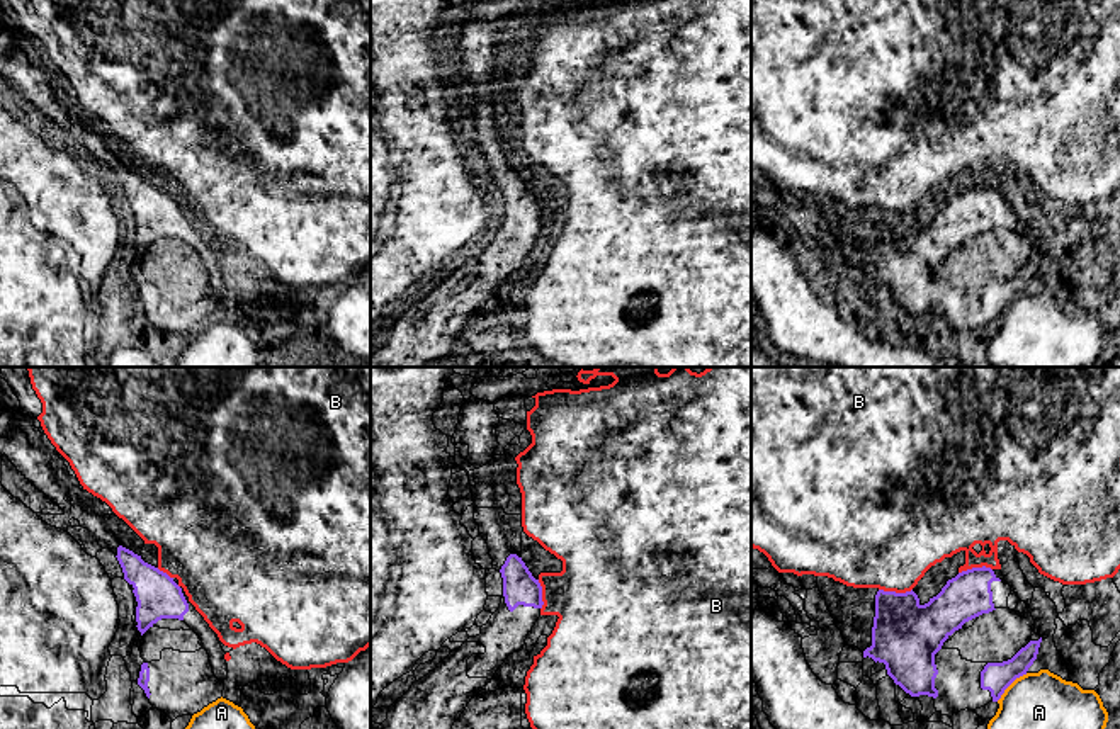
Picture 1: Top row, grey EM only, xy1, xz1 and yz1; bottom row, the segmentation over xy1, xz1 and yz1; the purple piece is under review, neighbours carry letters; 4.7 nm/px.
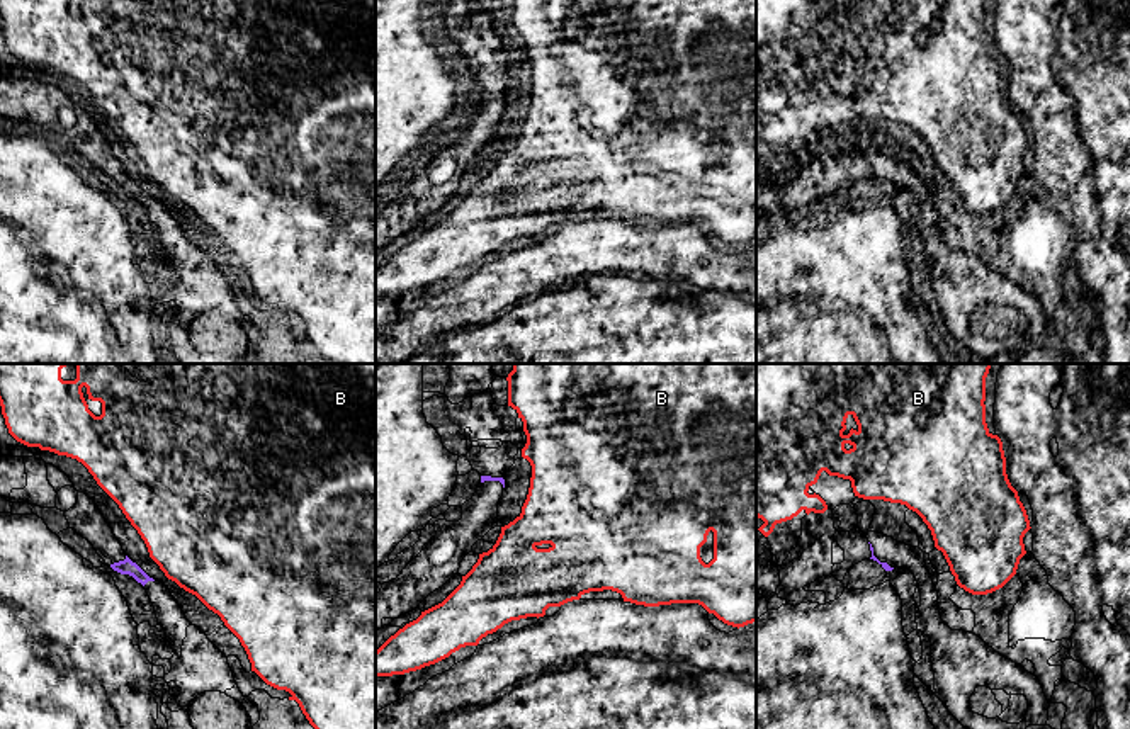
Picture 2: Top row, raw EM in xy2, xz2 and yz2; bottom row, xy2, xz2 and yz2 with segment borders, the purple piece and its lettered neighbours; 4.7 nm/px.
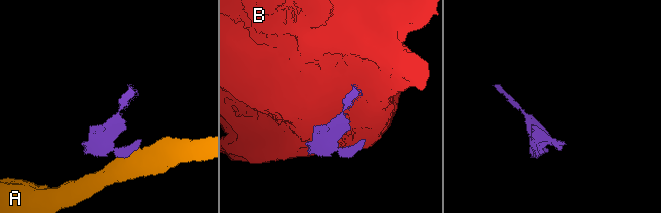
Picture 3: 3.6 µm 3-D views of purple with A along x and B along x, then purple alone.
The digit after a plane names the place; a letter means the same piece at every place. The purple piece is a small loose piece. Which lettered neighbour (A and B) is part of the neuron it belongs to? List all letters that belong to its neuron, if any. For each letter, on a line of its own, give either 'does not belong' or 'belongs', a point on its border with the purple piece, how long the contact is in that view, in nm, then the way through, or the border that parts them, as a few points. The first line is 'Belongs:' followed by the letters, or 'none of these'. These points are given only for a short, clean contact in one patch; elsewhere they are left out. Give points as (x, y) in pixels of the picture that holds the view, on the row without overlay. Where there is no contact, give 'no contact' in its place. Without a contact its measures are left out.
Belongs: none of these
A: does not belong; meets purple in yz1 at (1010, 303); contact 200 nm long; border along yz1 (1027, 293), (1020, 294), (996, 320)
B: does not belong; meets purple in yz1 at (974, 187); contact 160 nm long

